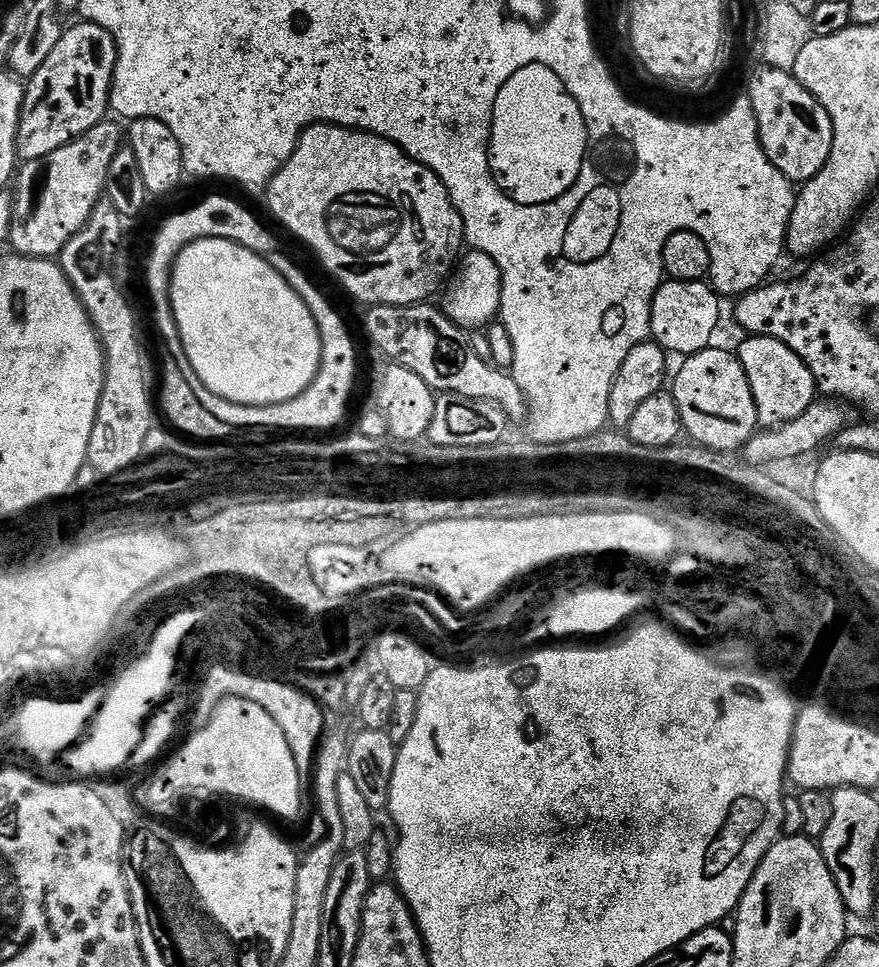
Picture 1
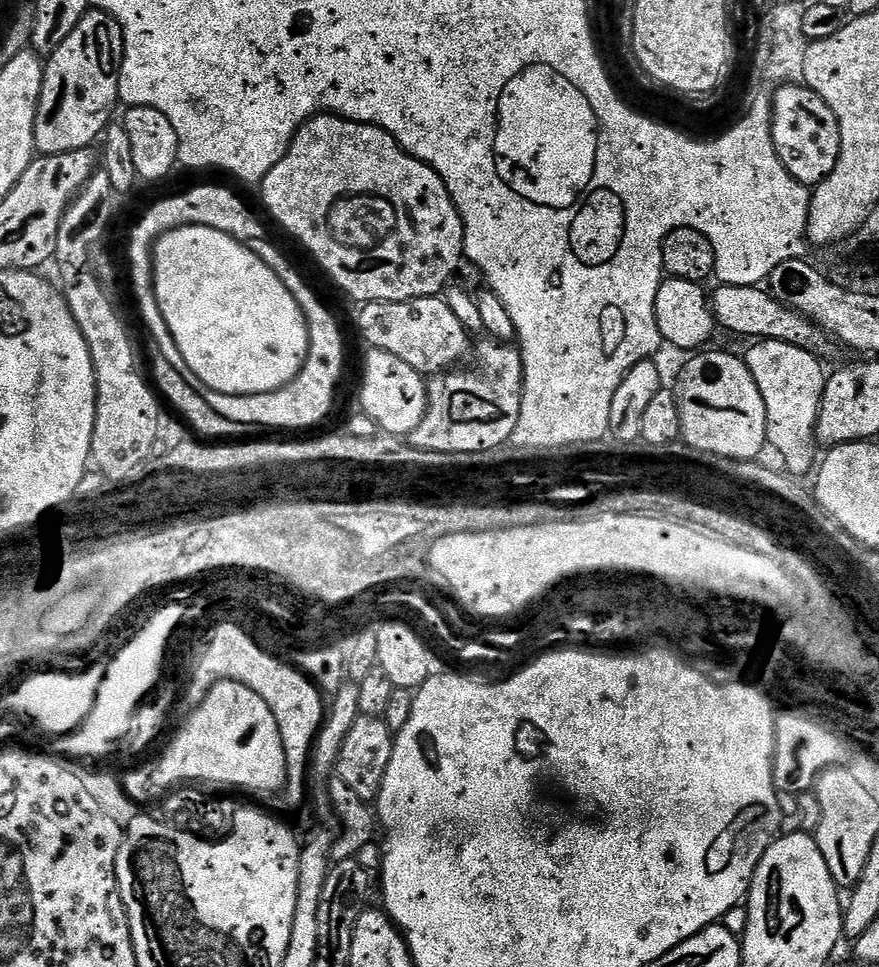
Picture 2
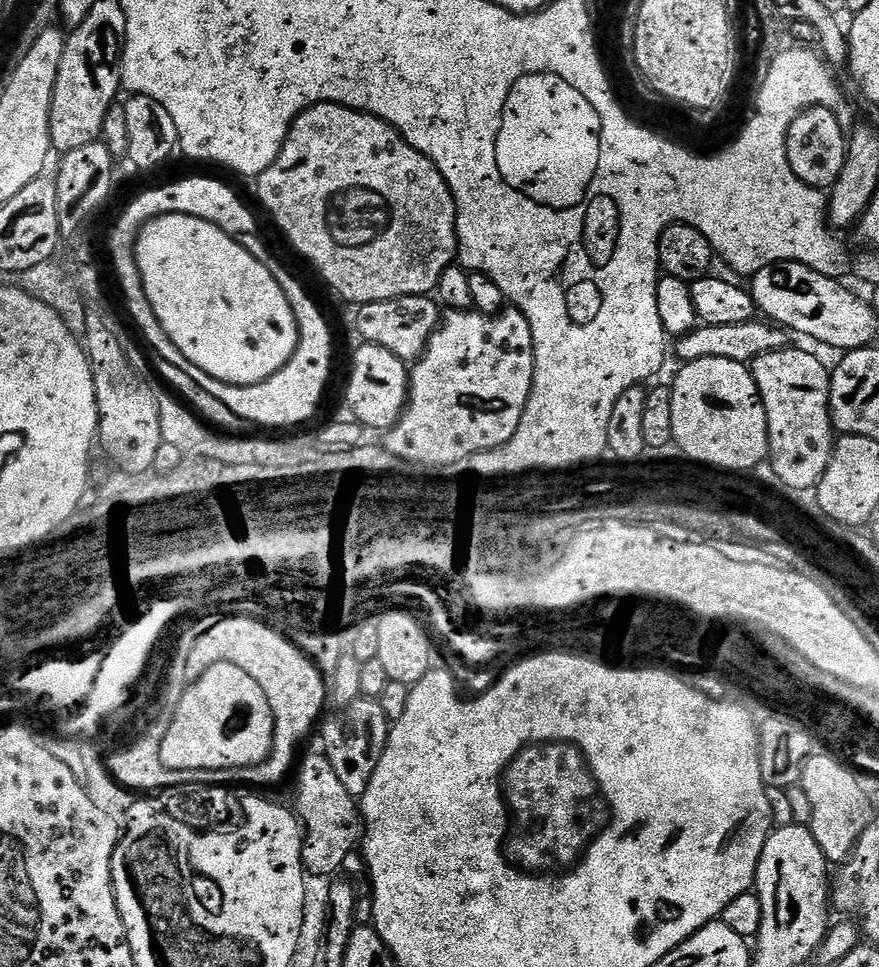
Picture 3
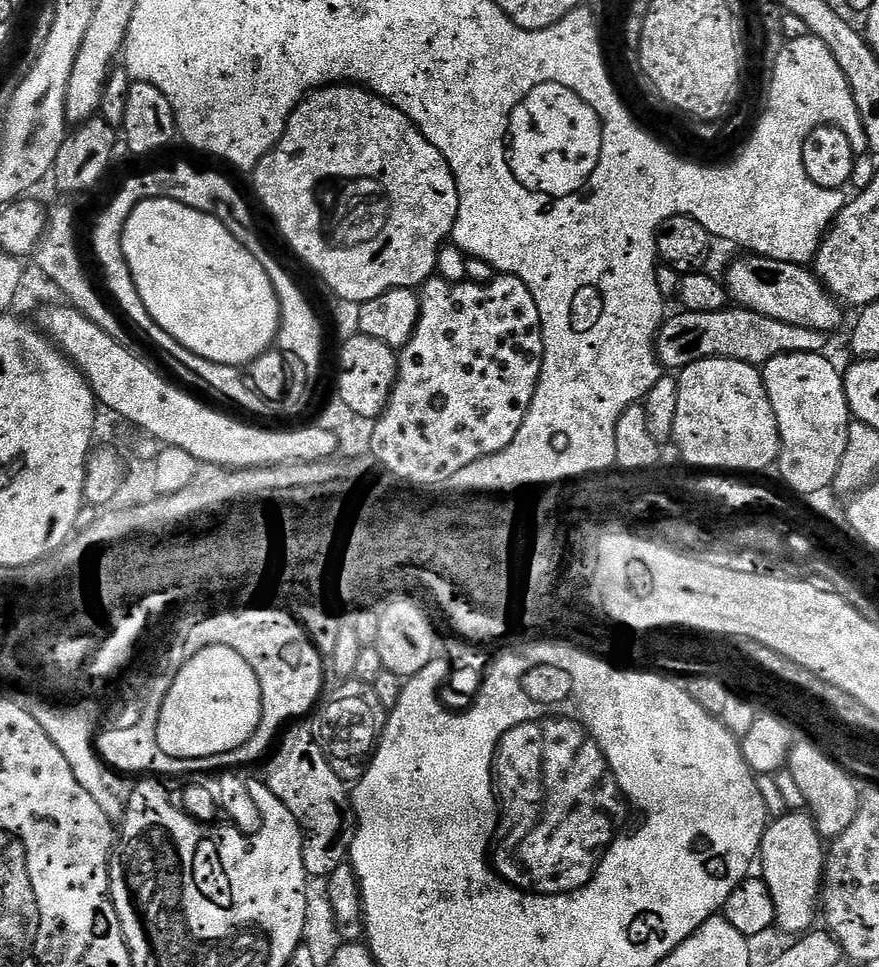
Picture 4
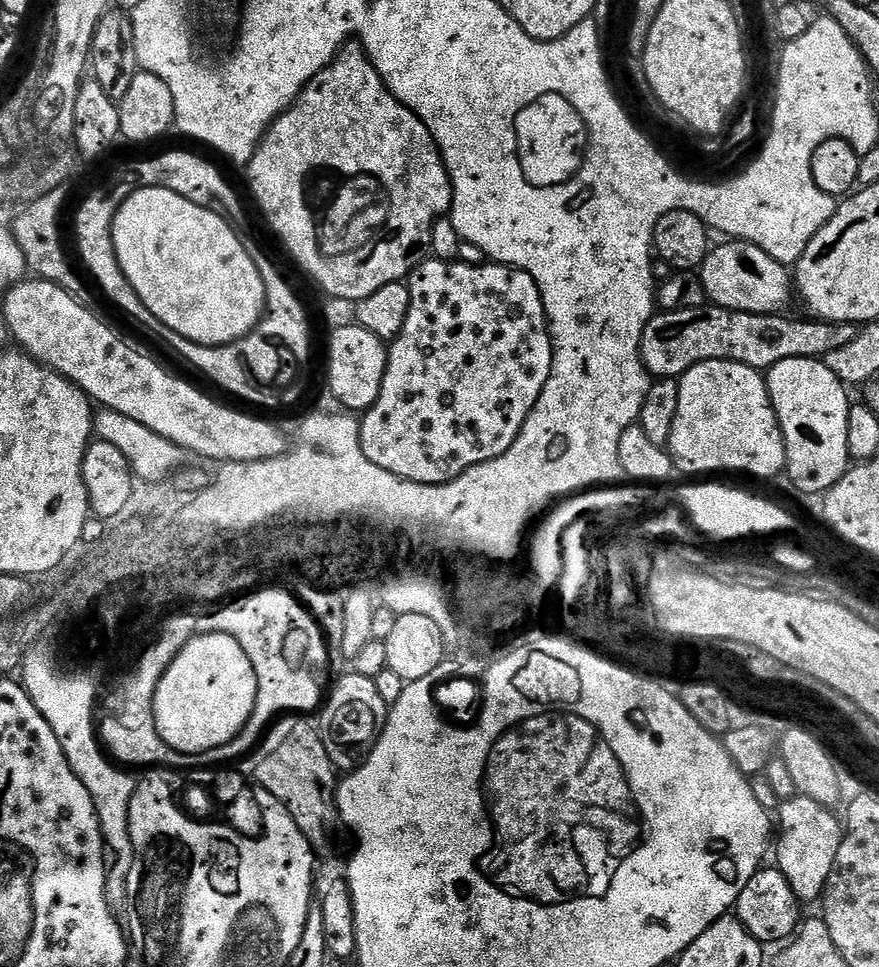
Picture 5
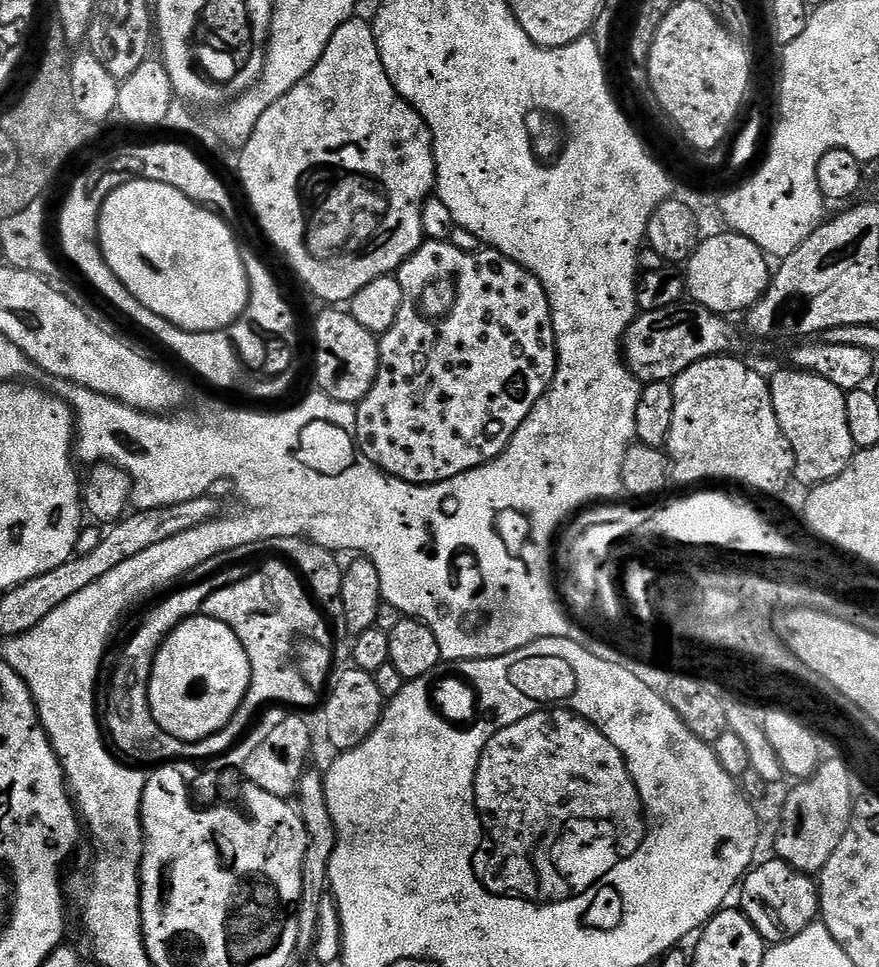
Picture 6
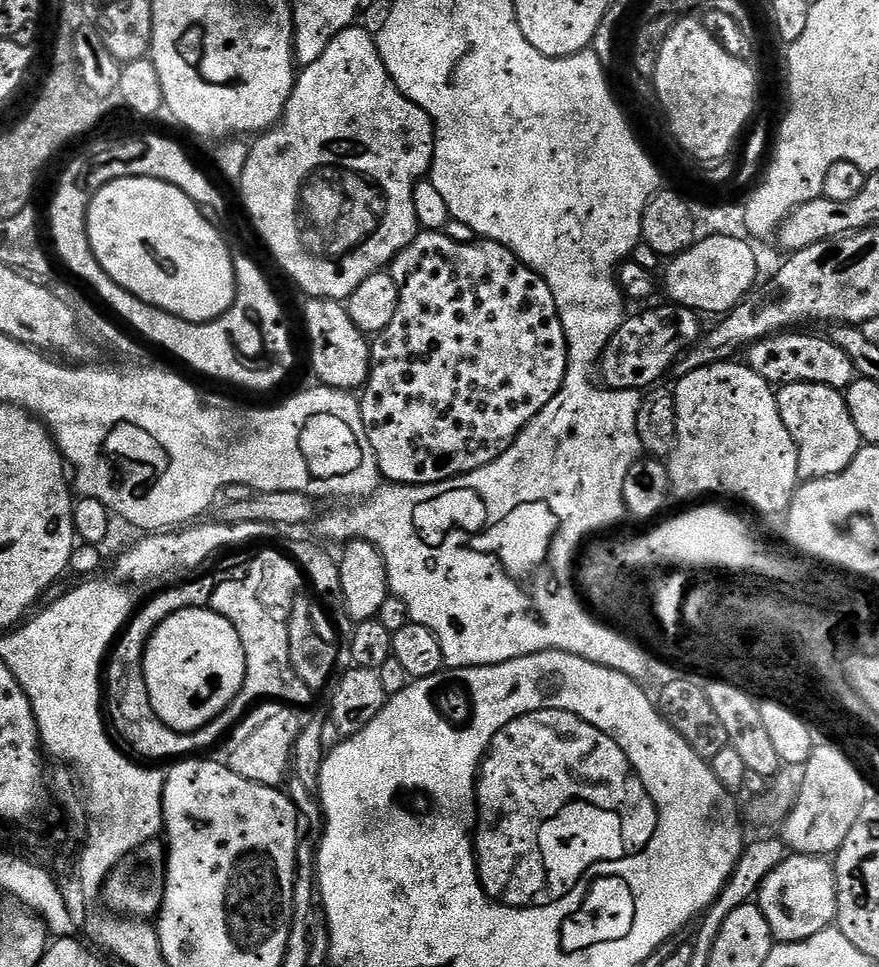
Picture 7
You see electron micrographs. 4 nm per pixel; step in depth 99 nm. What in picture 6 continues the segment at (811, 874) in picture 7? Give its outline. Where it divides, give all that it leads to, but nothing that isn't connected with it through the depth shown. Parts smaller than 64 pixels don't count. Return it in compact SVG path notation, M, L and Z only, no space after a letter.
M782 859L752 868L738 888L738 907L769 945L775 946L802 934L817 923L820 914L820 890L817 881L807 872L791 868Z

